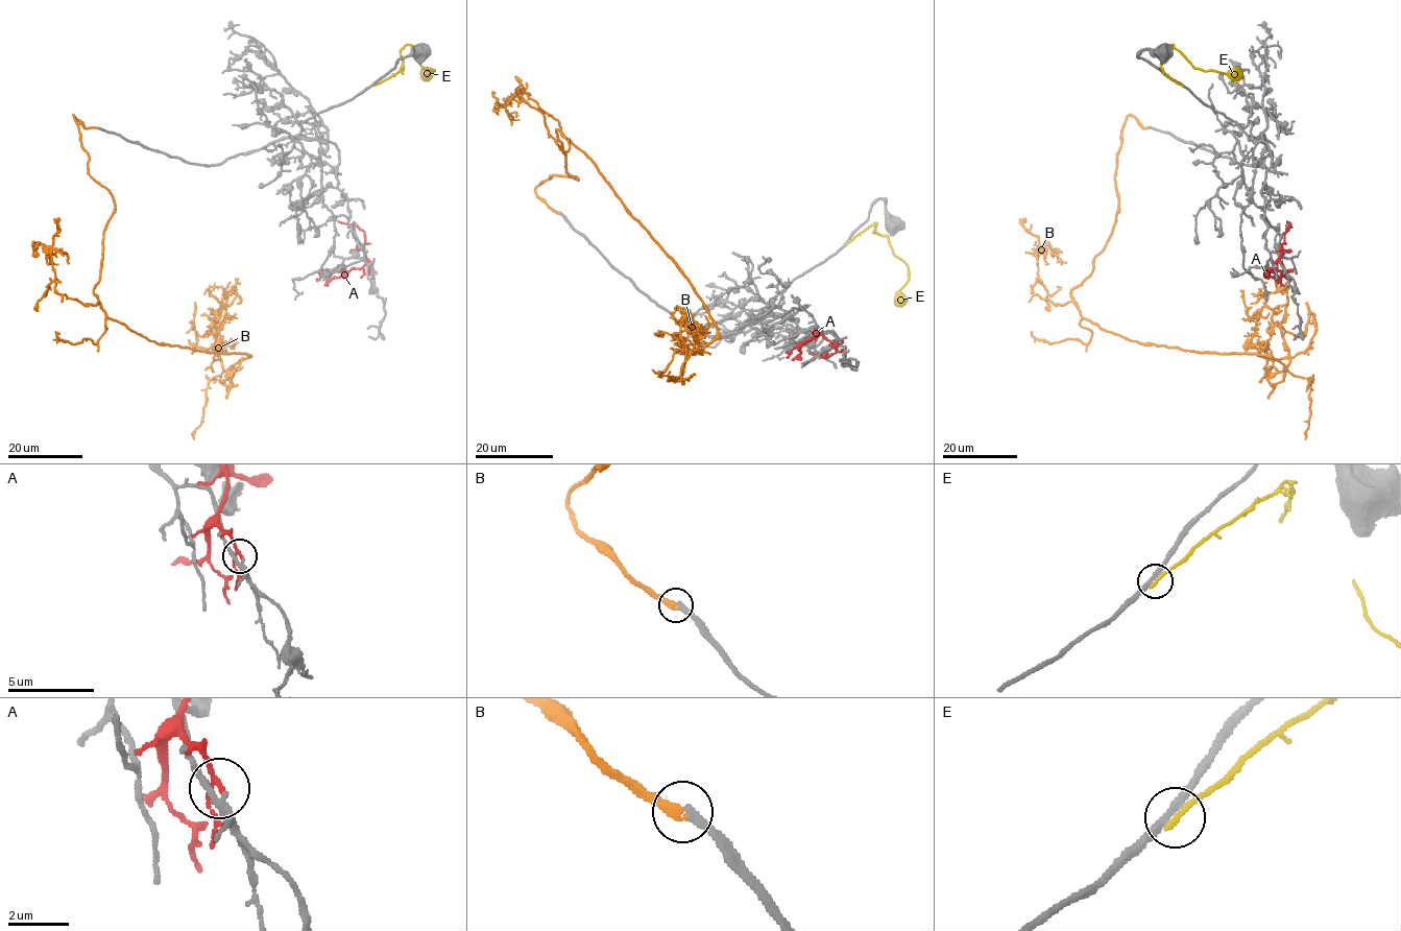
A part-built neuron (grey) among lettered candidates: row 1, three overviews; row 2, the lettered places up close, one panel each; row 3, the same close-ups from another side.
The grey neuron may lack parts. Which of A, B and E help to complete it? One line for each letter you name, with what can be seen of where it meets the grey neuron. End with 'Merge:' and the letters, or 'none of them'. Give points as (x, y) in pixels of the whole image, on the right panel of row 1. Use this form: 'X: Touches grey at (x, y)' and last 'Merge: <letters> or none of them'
B: Touches grey at (1151, 127)
Merge: B

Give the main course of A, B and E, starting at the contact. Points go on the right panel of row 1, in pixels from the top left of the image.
A: (1283, 267), (1278, 261), (1269, 273), (1277, 279), (1293, 269)
B: (1151, 128), (1121, 129), (1118, 213), (1072, 302), (1131, 340), (1284, 371), (1274, 312), (1248, 315), (1240, 290)
E: (1182, 85), (1160, 67), (1173, 44), (1194, 68), (1237, 74), (1241, 78)

